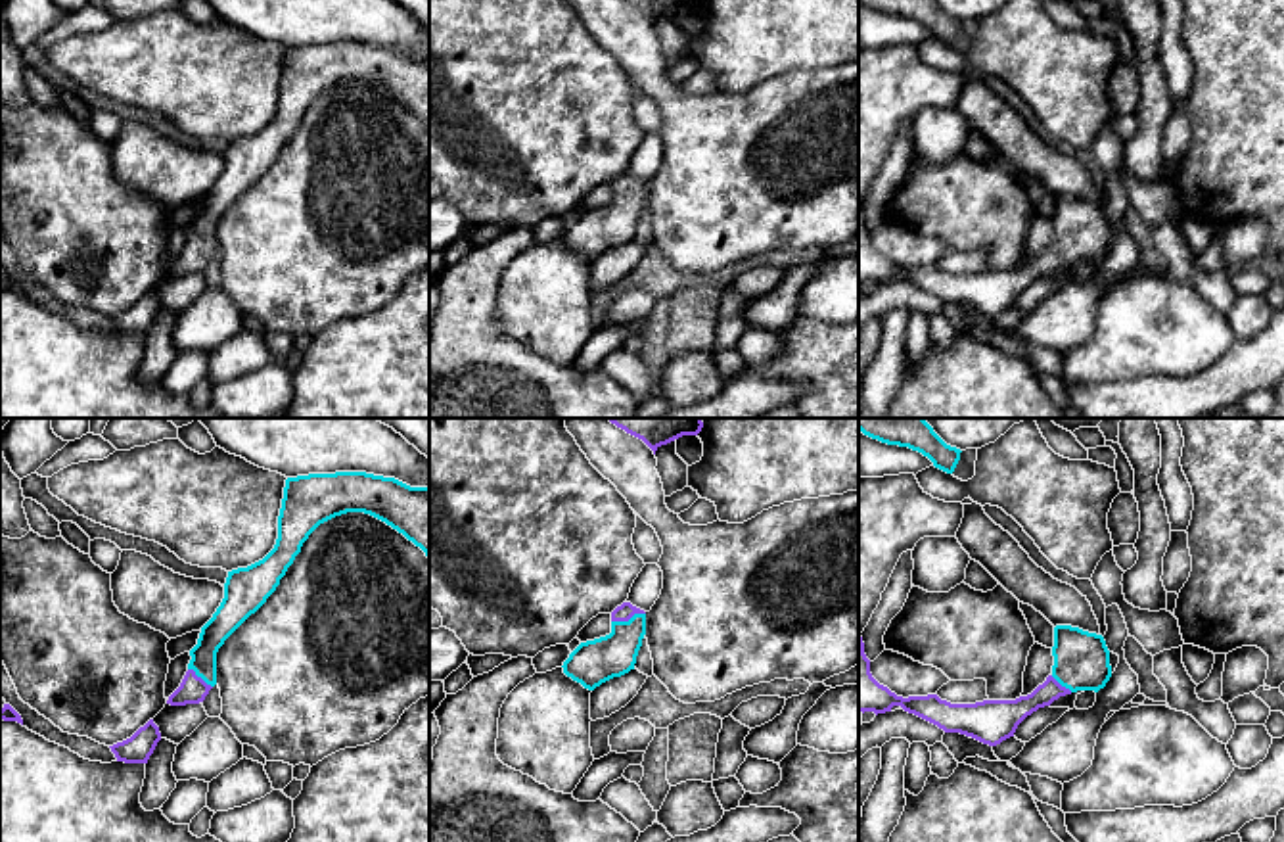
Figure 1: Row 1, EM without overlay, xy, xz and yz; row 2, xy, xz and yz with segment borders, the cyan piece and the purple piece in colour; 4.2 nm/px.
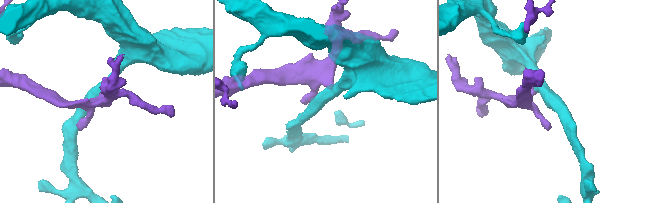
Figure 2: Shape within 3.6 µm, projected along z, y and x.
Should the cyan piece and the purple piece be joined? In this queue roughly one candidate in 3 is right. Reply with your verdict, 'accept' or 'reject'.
accept

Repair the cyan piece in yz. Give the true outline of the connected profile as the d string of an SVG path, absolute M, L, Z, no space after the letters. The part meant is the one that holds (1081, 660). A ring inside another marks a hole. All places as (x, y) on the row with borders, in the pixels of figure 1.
M1056 625L1052 656L1052 673L1027 696L951 704L937 694L903 698L880 685L870 673L870 660L859 633L859 712L878 715L901 706L945 733L960 733L997 746L1014 737L1018 725L1039 708L1077 690L1098 692L1112 677L1110 650L1102 635Z

